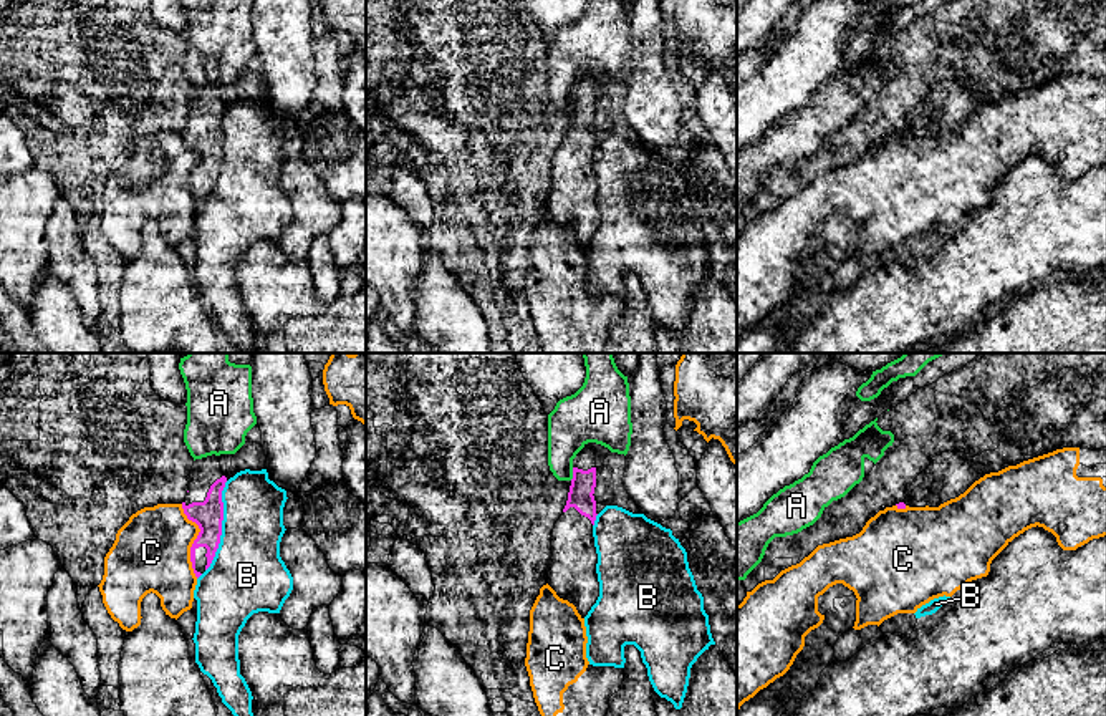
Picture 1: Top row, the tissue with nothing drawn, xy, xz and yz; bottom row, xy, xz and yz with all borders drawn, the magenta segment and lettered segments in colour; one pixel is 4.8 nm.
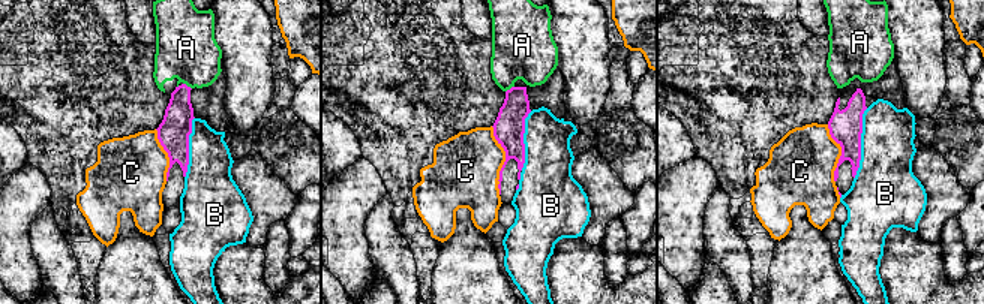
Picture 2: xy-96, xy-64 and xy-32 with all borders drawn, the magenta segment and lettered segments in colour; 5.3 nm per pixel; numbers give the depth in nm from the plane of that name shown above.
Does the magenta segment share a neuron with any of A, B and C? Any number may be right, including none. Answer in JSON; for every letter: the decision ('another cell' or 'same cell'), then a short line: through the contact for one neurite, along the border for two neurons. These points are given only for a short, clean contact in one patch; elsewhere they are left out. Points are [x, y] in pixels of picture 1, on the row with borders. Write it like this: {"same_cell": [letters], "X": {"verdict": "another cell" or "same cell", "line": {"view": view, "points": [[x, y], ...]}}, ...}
{"same_cell": [], "A": {"verdict": "another cell", "line": {"view": "xz", "points": [[573, 468], [570, 479]]}}, "B": {"verdict": "another cell"}, "C": {"verdict": "another cell"}}

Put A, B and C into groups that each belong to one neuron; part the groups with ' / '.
A / B / C

